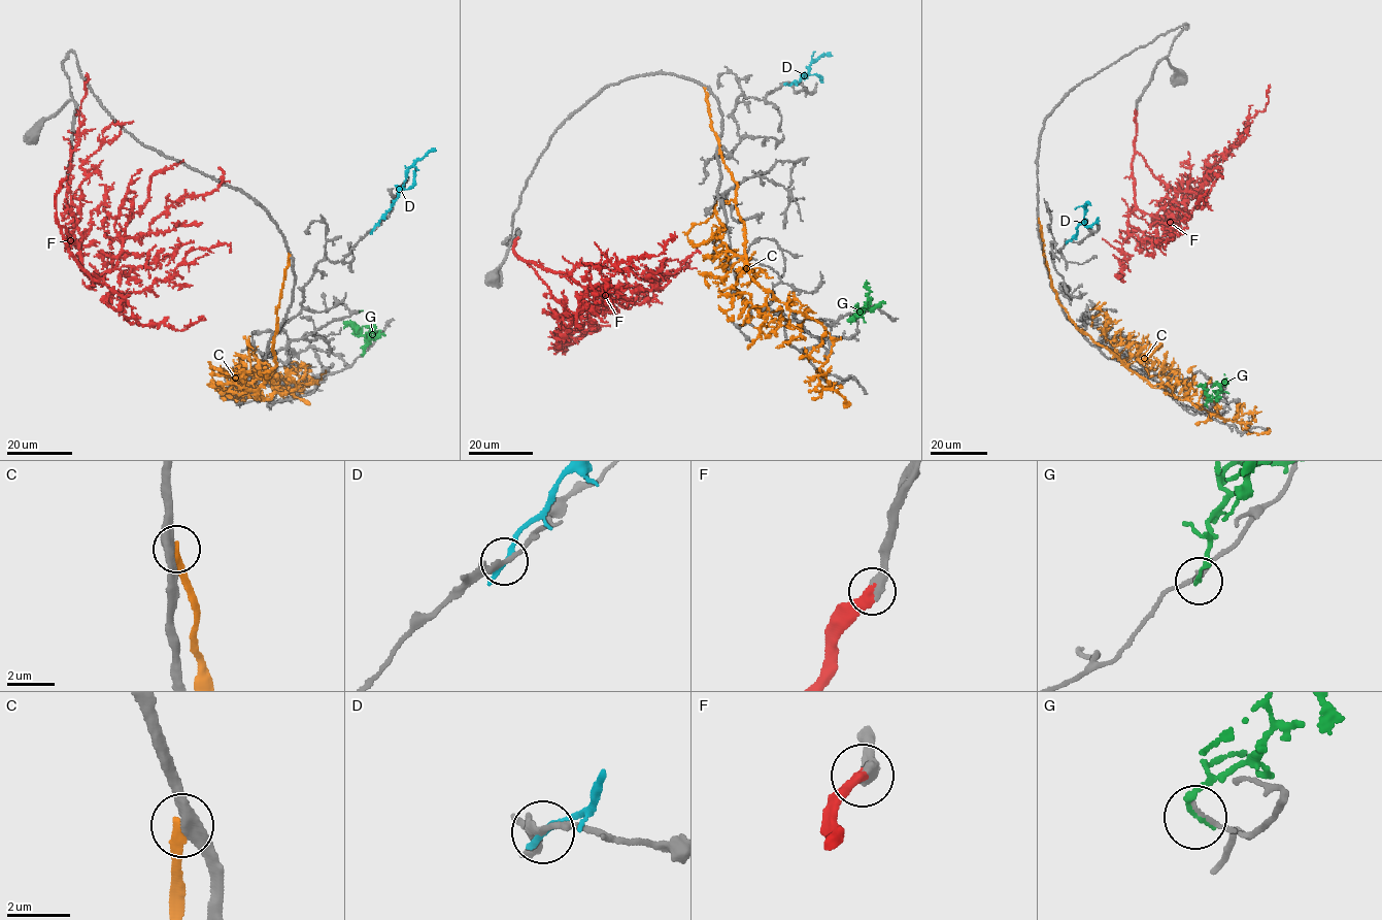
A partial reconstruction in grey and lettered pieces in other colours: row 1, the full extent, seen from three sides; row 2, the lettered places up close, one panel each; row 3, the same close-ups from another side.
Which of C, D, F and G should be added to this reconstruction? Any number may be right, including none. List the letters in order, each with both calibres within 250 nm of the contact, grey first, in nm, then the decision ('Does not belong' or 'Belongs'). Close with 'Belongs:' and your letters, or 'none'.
C: Thickness 400 nm (grey) against 280 nm. Does not belong
D: Thickness 190 nm (grey) against 280 nm. Does not belong
F: Thickness 500 nm (grey) against 360 nm. Belongs
G: Thickness 140 nm (grey) against 140 nm. Does not belong
Belongs: F

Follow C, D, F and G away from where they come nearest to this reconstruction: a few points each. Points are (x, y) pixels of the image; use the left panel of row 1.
C: (289, 254), (271, 350), (276, 365), (255, 397), (271, 399), (314, 381), (289, 390), (303, 390), (306, 374)
D: (372, 229), (403, 187), (408, 167), (435, 150)
F: (66, 177), (57, 222), (98, 276), (173, 202), (211, 193), (218, 166)
G: (363, 355), (367, 337), (352, 323), (362, 309)

